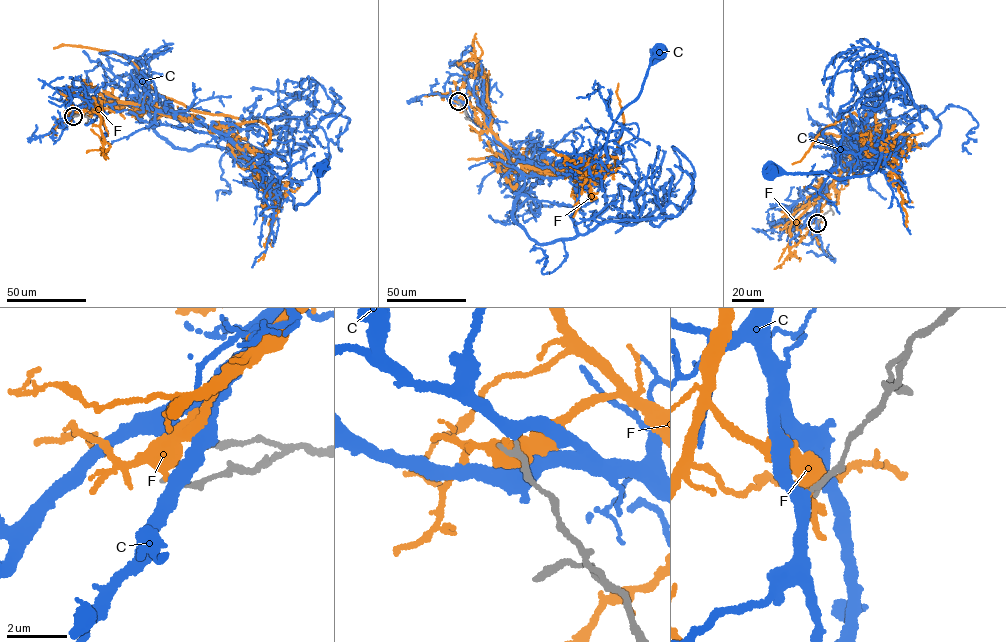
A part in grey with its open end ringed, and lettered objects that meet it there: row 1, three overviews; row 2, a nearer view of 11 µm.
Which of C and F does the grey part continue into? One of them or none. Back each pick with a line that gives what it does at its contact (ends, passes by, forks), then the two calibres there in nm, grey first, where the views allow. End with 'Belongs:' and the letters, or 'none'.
C: it passes by; 200 nm thick on the grey side, 380 nm on the other
Belongs: C

